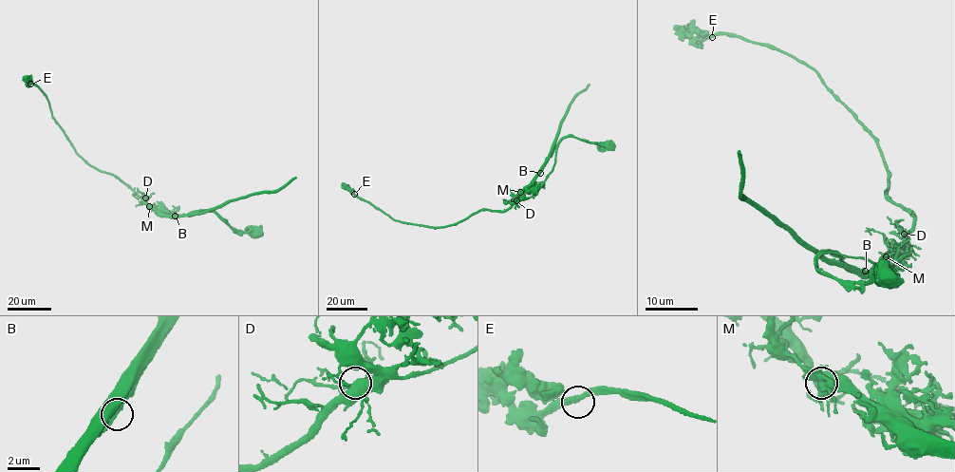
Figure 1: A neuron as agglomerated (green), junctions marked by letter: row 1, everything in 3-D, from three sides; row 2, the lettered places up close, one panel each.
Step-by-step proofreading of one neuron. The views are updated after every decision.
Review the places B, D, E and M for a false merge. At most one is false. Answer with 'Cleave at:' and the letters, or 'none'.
Cleave at: M

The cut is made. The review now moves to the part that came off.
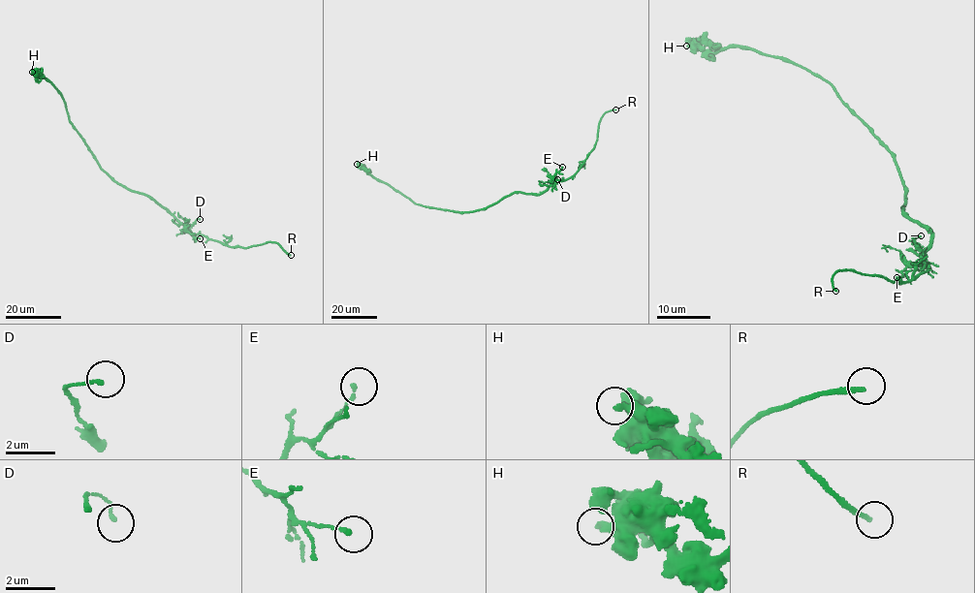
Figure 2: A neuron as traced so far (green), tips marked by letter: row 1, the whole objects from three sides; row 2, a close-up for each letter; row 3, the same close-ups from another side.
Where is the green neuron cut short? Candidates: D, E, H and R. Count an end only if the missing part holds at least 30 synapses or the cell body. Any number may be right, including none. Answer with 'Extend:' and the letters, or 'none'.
Extend: R

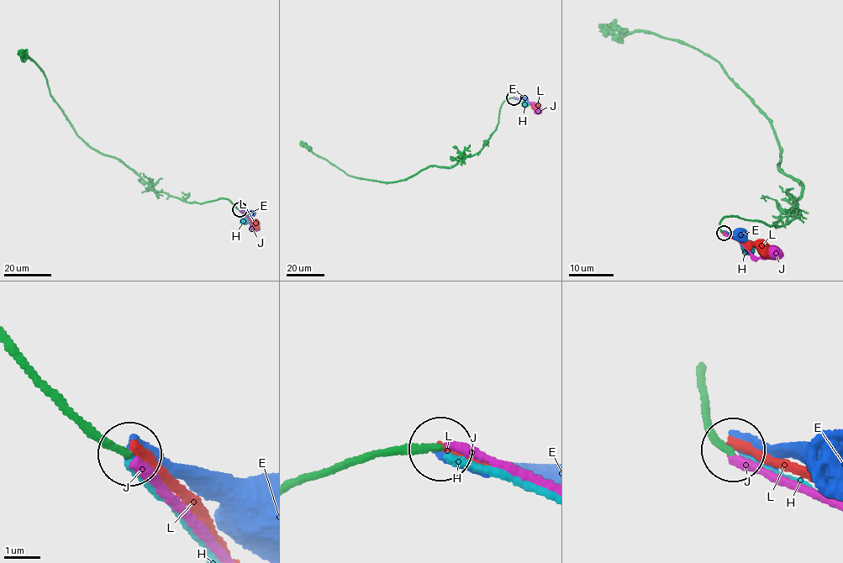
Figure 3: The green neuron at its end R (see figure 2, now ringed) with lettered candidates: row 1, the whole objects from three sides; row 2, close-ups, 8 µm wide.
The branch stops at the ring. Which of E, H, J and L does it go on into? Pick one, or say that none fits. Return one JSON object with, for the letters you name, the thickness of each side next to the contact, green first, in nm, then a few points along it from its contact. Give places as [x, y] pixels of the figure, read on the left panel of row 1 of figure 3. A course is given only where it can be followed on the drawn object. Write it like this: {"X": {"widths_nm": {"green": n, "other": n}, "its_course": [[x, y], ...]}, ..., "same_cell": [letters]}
{"same_cell": []}

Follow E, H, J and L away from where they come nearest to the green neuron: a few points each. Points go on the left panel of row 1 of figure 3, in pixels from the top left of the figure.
E: (239, 209), (250, 213)
H: (239, 209), (244, 220)
J: (239, 209), (251, 228), (254, 227)
L: (239, 209), (254, 222)

